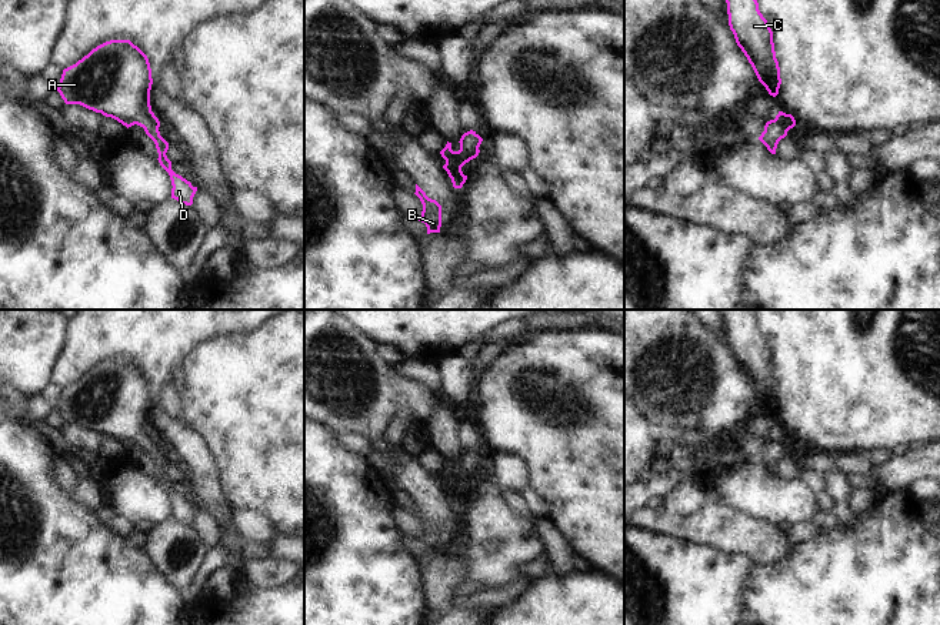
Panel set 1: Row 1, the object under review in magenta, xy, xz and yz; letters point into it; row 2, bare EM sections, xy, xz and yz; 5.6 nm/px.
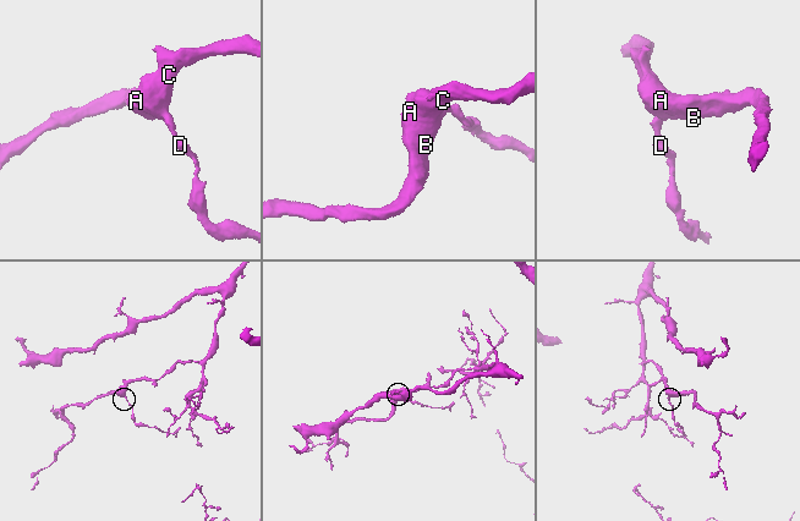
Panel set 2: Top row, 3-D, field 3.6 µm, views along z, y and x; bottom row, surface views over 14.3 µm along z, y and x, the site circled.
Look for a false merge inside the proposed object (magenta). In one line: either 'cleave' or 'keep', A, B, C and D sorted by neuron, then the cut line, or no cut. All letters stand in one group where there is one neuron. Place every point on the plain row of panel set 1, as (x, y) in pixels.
keep | A B C D | no cut

